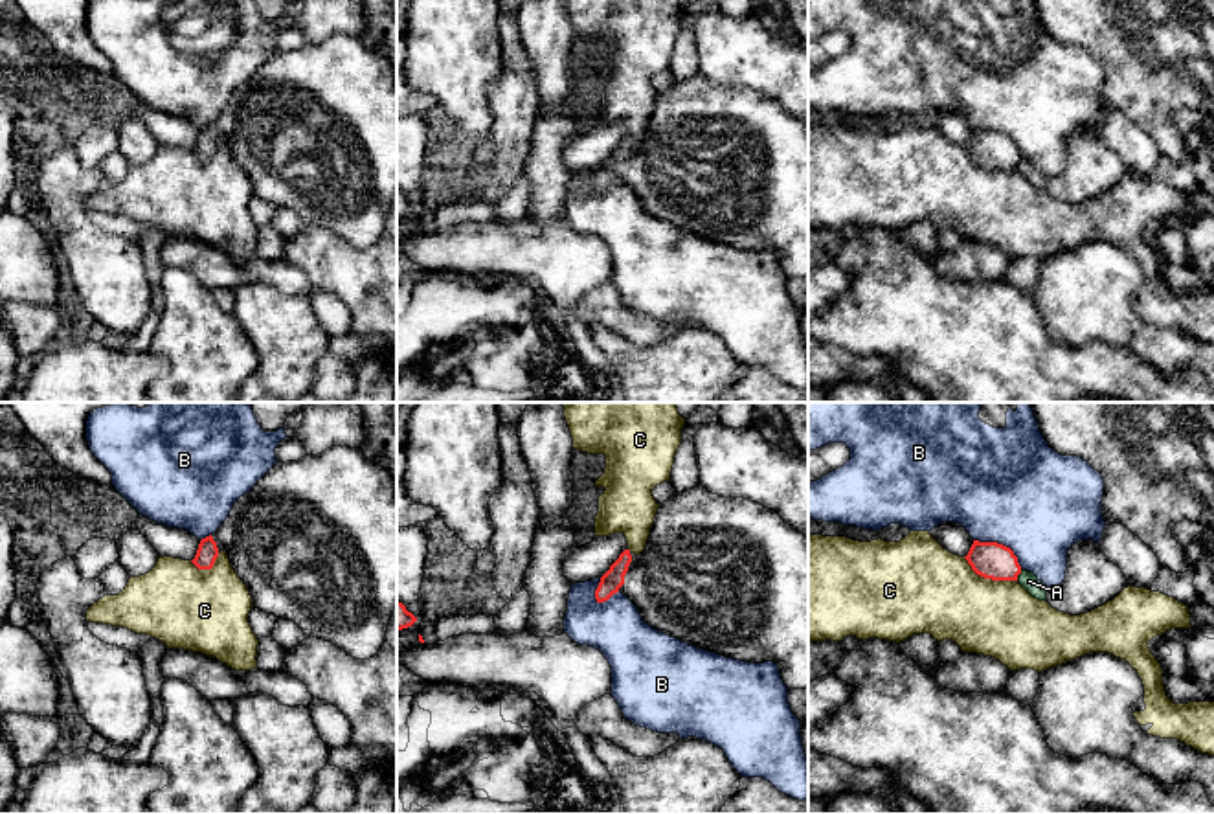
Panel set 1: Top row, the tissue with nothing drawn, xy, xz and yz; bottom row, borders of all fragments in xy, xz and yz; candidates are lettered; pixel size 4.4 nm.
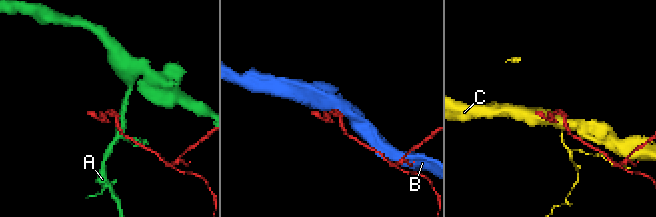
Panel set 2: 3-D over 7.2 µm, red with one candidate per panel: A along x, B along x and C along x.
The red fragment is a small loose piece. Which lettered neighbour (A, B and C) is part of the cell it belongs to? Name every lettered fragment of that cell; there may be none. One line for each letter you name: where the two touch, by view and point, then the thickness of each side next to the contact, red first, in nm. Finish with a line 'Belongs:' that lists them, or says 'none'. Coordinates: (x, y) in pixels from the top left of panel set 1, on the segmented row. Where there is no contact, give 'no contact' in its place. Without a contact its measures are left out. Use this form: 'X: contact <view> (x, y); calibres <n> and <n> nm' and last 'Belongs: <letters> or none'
Belongs: none

